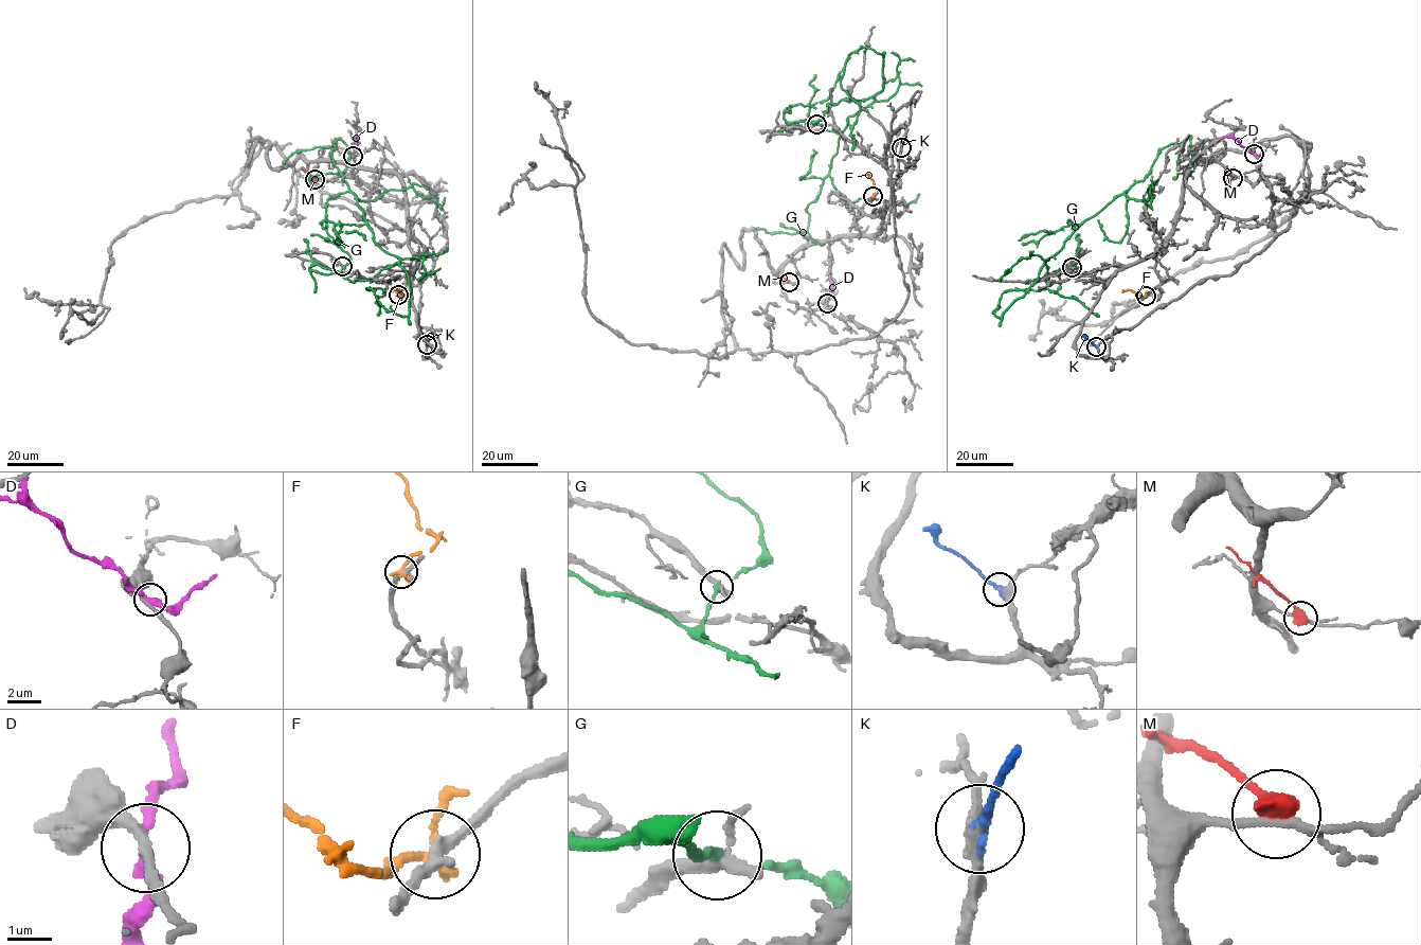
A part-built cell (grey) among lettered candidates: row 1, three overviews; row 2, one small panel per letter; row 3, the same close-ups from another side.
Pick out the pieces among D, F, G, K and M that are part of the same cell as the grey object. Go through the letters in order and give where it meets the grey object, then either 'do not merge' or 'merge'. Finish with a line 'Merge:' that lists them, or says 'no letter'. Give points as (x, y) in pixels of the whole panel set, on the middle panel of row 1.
D: (827, 303) | do not merge
F: (873, 196) | do not merge
G: (816, 124) | do not merge
K: (901, 147) | merge
M: (789, 282) | do not merge
Merge: K

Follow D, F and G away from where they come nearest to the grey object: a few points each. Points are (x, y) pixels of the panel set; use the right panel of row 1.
D: (1255, 154), (1233, 138), (1217, 139)
F: (1146, 296), (1129, 290), (1122, 292)
G: (1072, 267), (1047, 281), (1065, 239), (1189, 137), (1193, 171), (1172, 178)

